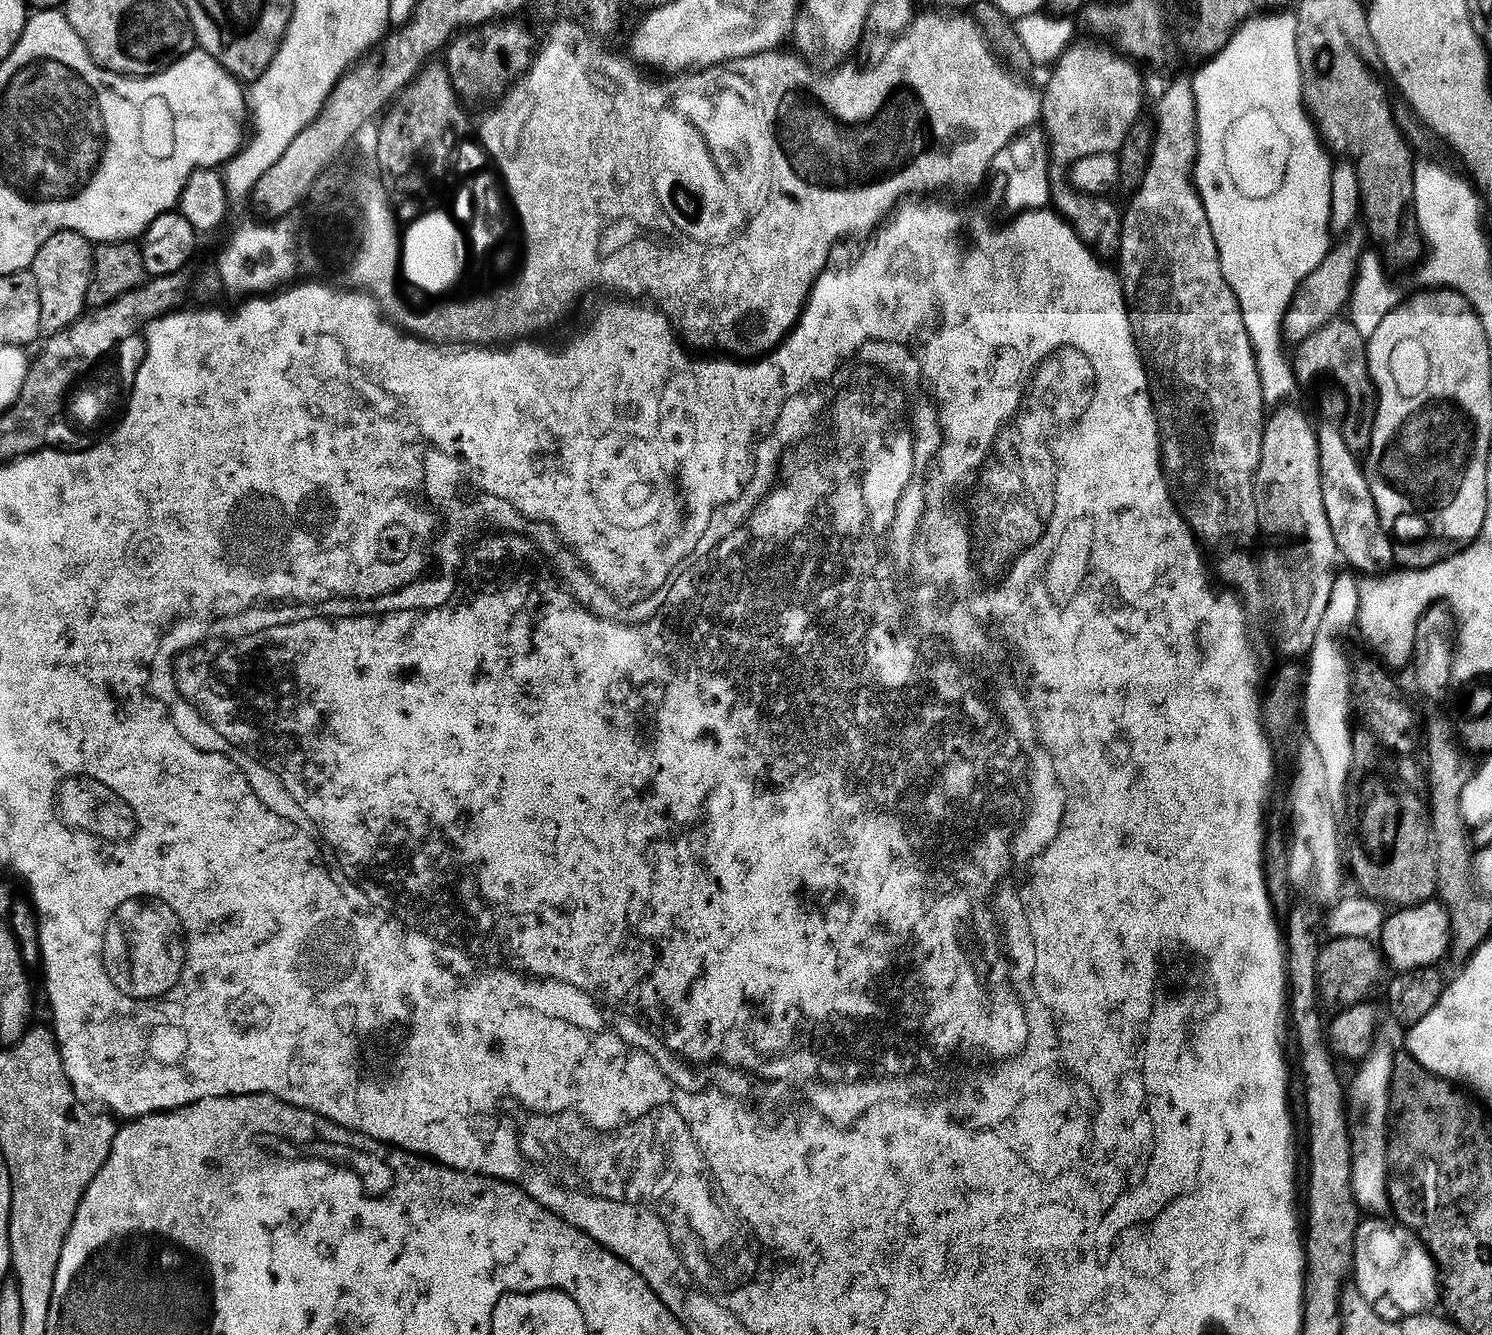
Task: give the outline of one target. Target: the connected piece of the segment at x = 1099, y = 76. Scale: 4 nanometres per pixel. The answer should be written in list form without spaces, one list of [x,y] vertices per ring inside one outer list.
[[[1072,42],[1068,44],[1064,52],[1054,61],[1054,69],[1048,76],[1048,85],[1042,88],[1042,95],[1040,97],[1040,120],[1042,121],[1042,127],[1048,138],[1048,151],[1050,153],[1050,160],[1053,165],[1056,164],[1063,170],[1068,170],[1072,167],[1072,164],[1076,160],[1086,155],[1113,153],[1119,152],[1123,146],[1124,139],[1127,132],[1132,128],[1132,124],[1141,119],[1142,112],[1140,107],[1144,104],[1144,80],[1140,77],[1140,72],[1136,68],[1137,65],[1133,63],[1131,59],[1125,58],[1119,51],[1113,50],[1111,52],[1108,48],[1103,48],[1100,44],[1078,44],[1078,42]]]

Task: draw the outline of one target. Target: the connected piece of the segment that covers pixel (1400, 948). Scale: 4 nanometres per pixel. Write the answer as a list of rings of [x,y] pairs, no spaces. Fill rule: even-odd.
[[[1437,899],[1426,900],[1414,907],[1395,909],[1384,920],[1378,935],[1381,955],[1395,971],[1412,971],[1415,968],[1433,967],[1447,952],[1451,943],[1451,924],[1447,908]]]

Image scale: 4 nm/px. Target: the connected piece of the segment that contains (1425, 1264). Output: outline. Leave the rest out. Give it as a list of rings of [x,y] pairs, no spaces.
[[[1388,1218],[1361,1219],[1356,1230],[1355,1251],[1352,1258],[1354,1287],[1367,1300],[1385,1300],[1400,1314],[1429,1311],[1438,1300],[1438,1269],[1428,1248],[1415,1232]]]

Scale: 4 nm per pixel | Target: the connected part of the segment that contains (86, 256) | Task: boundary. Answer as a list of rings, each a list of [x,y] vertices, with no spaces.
[[[64,228],[42,242],[38,254],[34,254],[32,259],[30,274],[40,291],[40,326],[45,333],[62,331],[82,315],[93,271],[94,248],[82,234]]]

